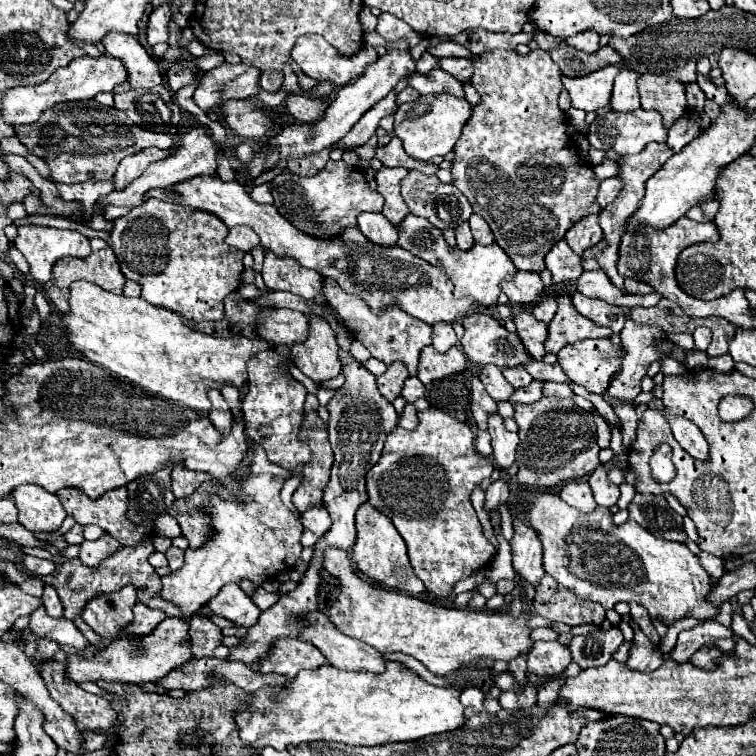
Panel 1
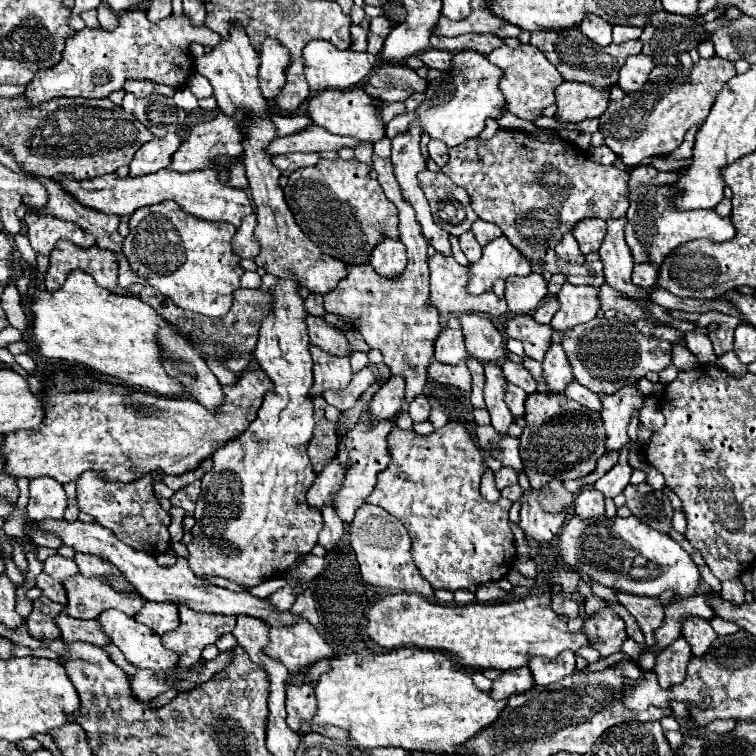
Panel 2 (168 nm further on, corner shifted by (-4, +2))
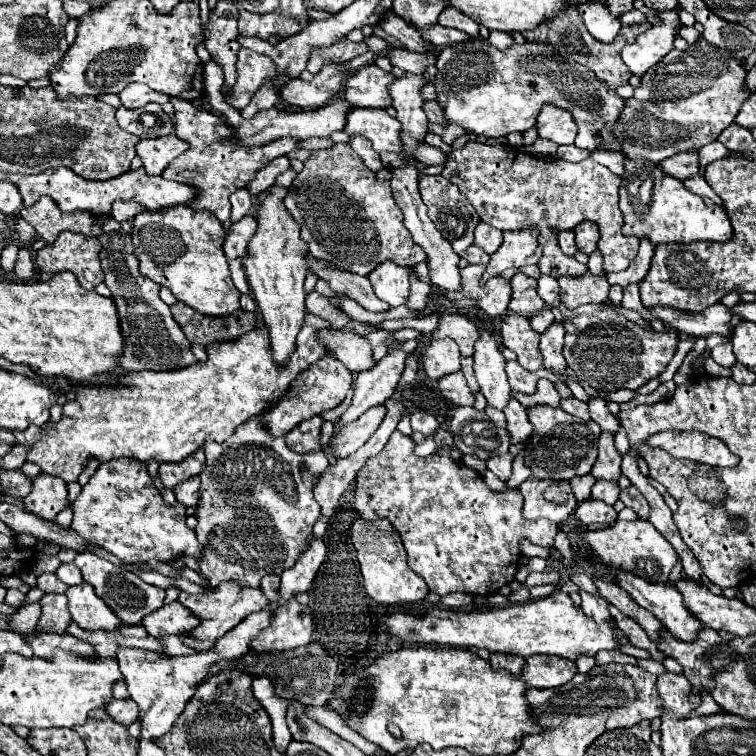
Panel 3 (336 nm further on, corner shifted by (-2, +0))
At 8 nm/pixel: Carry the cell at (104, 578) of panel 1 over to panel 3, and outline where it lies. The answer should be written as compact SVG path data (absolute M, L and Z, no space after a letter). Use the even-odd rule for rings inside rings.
M82 583L68 587L68 609L72 621L84 629L118 629L122 621L116 617L112 609L94 593L92 585Z

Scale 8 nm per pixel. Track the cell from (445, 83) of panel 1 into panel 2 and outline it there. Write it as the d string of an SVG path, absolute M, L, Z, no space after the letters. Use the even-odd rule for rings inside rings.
M382 63L368 75L362 89L370 97L394 103L394 101L406 101L412 93L424 93L426 87L428 81L420 79L414 69Z

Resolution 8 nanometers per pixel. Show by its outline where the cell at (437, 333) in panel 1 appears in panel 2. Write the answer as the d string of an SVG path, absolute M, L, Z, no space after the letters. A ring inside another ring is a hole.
M444 327L440 331L434 349L436 349L434 359L440 361L440 363L446 363L446 365L456 365L464 357L468 357L462 331L454 331L454 329L448 329L448 327Z

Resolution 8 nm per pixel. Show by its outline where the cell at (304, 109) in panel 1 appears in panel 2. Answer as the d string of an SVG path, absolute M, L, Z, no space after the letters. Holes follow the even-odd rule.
M346 89L346 91L330 91L330 111L326 109L326 97L324 93L318 93L308 101L308 115L314 119L316 125L326 127L332 133L356 137L360 141L378 143L386 137L386 123L380 119L378 107L370 95L366 95L362 89Z

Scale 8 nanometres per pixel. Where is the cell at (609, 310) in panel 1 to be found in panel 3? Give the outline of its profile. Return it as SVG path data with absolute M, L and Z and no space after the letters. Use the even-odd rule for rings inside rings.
M716 303L710 309L704 309L702 313L688 313L670 305L658 305L648 311L654 317L658 317L666 327L676 329L678 333L690 333L696 337L704 337L710 333L718 333L718 335L730 333L730 325L728 325L730 311L722 303Z

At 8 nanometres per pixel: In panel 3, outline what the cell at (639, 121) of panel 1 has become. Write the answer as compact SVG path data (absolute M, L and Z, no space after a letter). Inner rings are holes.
M700 39L696 45L690 45L686 51L672 49L662 61L658 61L644 77L640 77L640 87L634 89L634 97L626 99L624 109L620 111L618 121L612 127L602 127L600 137L608 143L618 141L624 157L632 161L652 161L660 163L676 153L698 149L716 141L716 137L734 121L740 105L746 101L746 89L742 89L742 81L746 71L742 63L734 61L726 49L714 49L714 45Z

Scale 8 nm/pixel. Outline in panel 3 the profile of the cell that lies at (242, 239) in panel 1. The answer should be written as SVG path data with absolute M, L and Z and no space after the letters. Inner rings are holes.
M246 215L238 223L232 225L232 229L228 231L228 235L224 239L224 253L226 253L228 261L246 257L248 243L254 237L256 227L258 227L258 221L252 215Z

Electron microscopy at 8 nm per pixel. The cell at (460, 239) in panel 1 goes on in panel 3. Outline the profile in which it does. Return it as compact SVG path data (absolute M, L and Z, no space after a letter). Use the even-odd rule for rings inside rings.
M470 245L470 247L462 253L462 257L464 257L468 263L480 263L480 265L488 265L488 261L490 261L488 253L482 251L482 249L476 247L476 245Z

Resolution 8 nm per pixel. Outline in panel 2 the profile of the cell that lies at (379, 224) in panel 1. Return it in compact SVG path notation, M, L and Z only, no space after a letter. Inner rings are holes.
M384 239L370 257L370 265L372 269L388 279L396 279L398 275L402 275L402 271L406 269L406 247L400 239Z

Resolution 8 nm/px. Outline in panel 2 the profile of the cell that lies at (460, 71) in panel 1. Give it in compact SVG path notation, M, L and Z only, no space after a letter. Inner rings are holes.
M428 49L428 51L422 51L418 57L430 69L448 71L448 67L452 65L452 53L450 51L442 51L442 49Z

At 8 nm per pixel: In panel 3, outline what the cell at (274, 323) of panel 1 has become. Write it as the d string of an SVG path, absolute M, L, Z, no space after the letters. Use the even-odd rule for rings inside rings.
M320 329L318 341L326 347L332 357L336 357L350 371L360 373L376 363L372 359L370 343L356 333L344 333L340 329Z

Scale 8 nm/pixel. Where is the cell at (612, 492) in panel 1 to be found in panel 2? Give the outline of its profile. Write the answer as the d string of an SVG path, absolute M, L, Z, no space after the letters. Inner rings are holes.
M622 457L620 463L616 463L604 477L600 477L600 479L594 483L594 487L596 487L600 493L604 493L606 497L614 499L614 497L620 495L620 493L624 491L624 487L628 485L630 473L632 473L632 469L630 469L630 465L626 463L626 459Z

